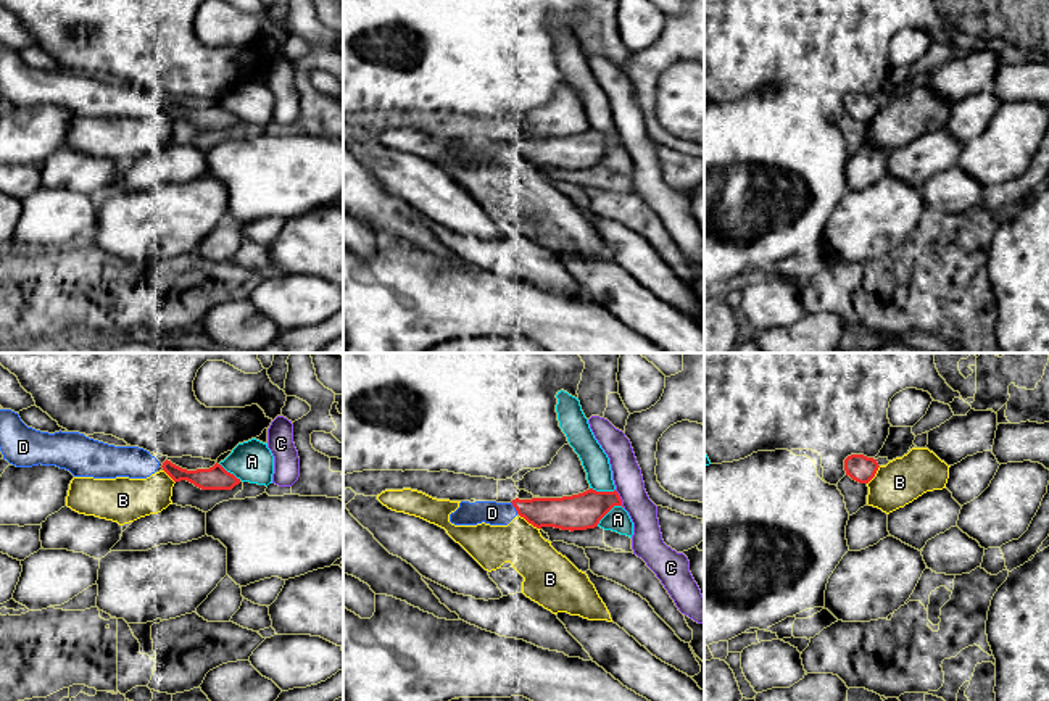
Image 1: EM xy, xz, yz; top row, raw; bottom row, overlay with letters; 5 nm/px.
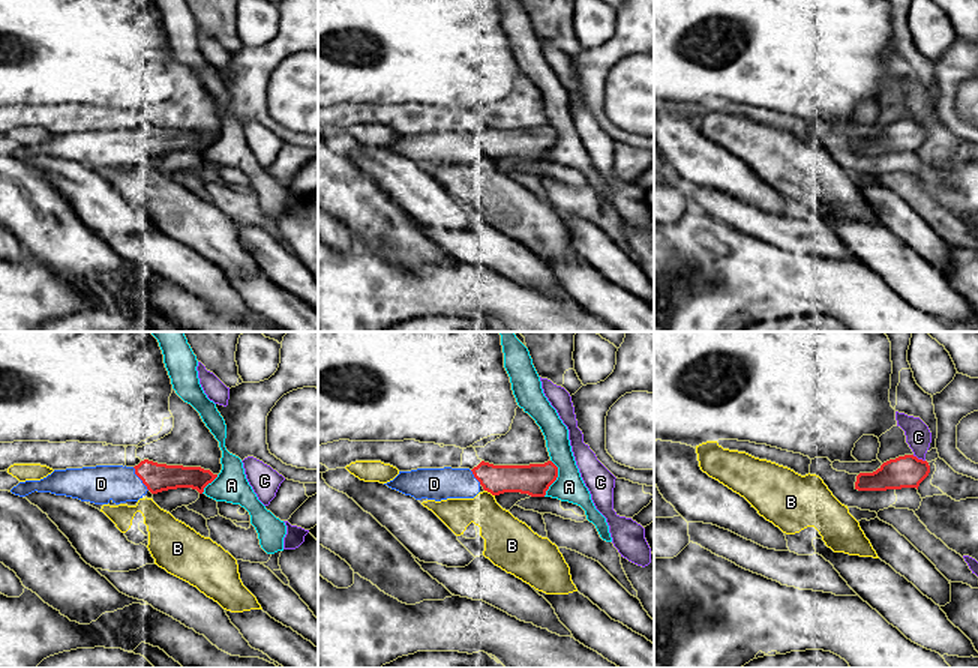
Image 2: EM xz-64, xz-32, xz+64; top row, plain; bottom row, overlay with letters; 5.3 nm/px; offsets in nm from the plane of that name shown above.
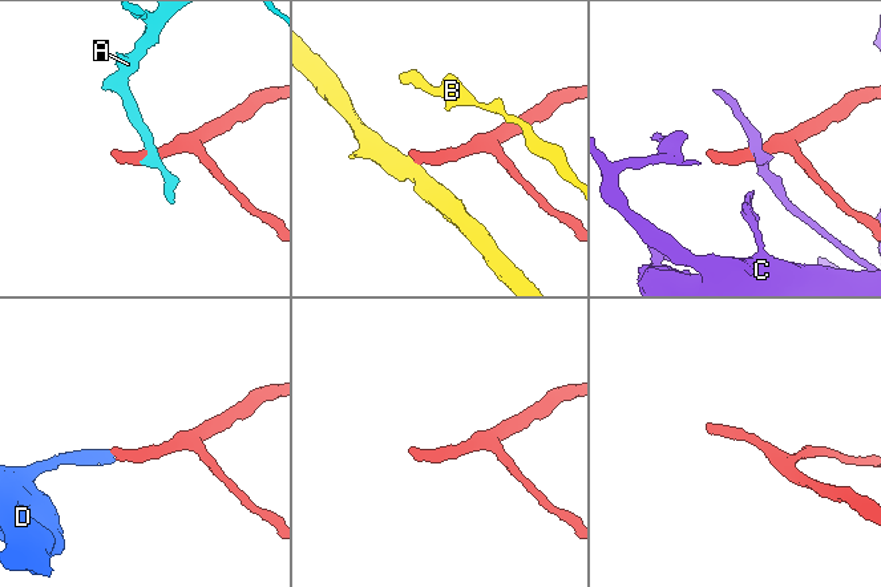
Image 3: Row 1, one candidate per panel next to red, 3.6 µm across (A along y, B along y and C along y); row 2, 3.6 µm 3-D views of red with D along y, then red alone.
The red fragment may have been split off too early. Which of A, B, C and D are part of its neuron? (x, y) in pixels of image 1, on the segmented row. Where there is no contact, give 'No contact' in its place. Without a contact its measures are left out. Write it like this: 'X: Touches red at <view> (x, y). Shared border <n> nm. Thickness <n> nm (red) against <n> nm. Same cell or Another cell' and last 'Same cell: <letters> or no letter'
A: Touches red at xz (608, 511). Shared border 170 nm. Thickness 180 nm (red) against 120 nm. Another cell
B: Touches red at xz (529, 522). Shared border 130 nm. Thickness 180 nm (red) against 220 nm. Another cell
C: Touches red at xz (619, 498). Shared border 100 nm. Thickness 180 nm (red) against 160 nm. Another cell
D: Touches red at xz (514, 506). Shared border 70 nm. Thickness 160 nm (red) against 120 nm. Same cell
Same cell: D

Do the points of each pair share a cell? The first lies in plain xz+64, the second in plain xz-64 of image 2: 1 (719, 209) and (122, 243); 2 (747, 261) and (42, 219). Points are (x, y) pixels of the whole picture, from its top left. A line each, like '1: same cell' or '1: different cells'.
1: same cell
2: different cells

